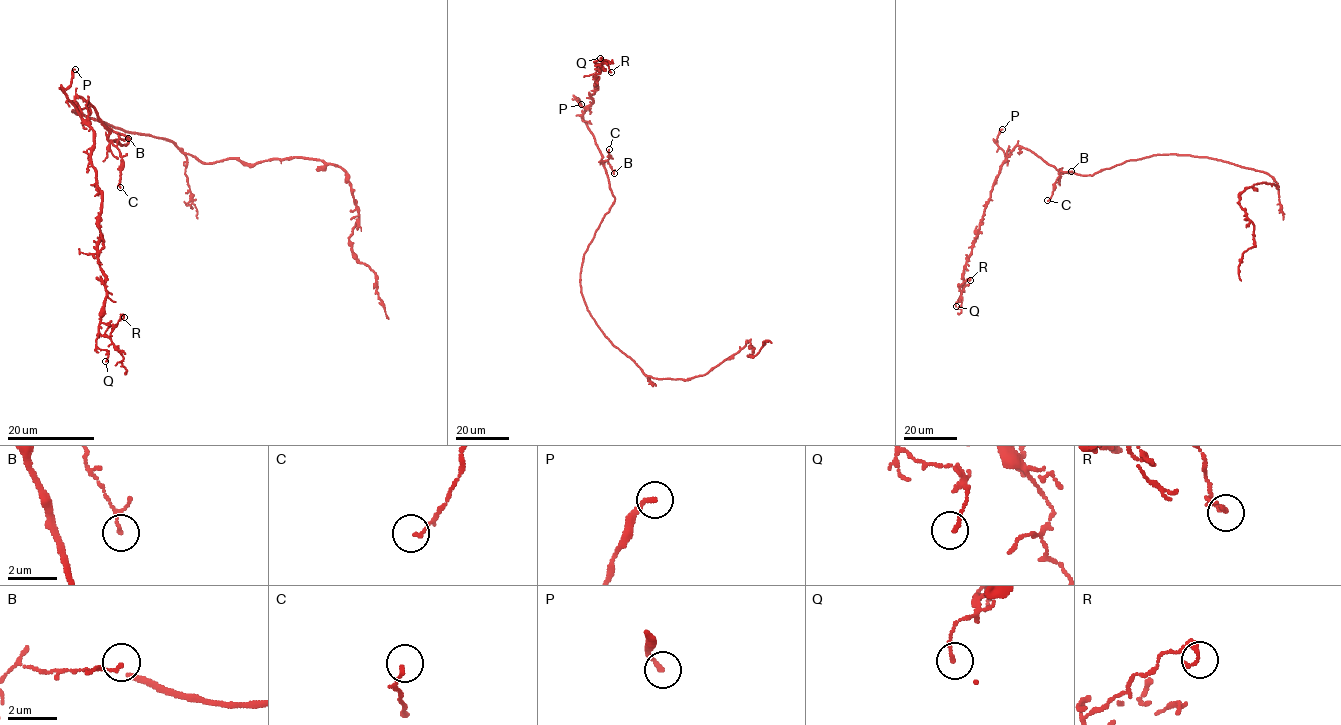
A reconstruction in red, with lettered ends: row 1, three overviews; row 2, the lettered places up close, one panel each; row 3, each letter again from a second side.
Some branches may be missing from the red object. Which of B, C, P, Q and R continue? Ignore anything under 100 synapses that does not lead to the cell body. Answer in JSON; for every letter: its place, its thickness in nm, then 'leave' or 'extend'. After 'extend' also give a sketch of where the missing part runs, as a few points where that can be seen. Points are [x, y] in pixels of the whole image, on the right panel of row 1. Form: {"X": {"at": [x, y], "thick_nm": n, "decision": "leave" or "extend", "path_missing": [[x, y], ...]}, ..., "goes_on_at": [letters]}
{"B": {"at": [1071, 171], "thick_nm": 100, "decision": "leave"}, "C": {"at": [1047, 200], "thick_nm": 130, "decision": "leave"}, "P": {"at": [1002, 129], "thick_nm": 190, "decision": "extend"}, "Q": {"at": [956, 306], "thick_nm": 130, "decision": "leave"}, "R": {"at": [970, 280], "thick_nm": 220, "decision": "leave"}, "goes_on_at": ["P"]}

